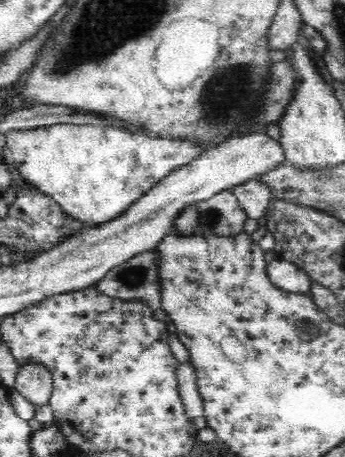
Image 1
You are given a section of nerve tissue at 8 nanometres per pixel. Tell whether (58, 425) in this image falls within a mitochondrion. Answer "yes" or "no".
no

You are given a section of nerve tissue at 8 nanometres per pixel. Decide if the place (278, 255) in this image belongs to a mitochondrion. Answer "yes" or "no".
no

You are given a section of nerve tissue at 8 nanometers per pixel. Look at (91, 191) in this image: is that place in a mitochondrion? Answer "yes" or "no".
no

